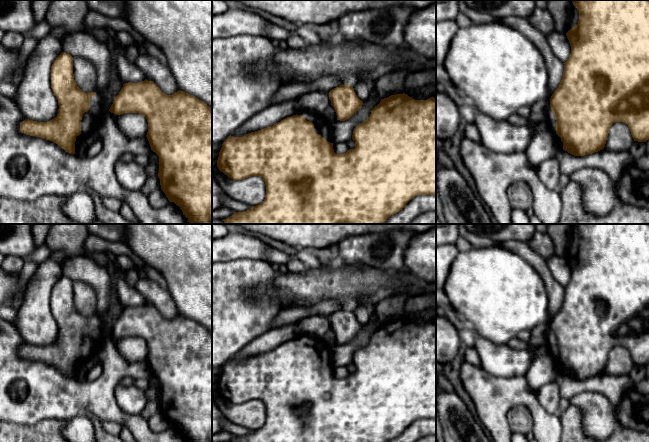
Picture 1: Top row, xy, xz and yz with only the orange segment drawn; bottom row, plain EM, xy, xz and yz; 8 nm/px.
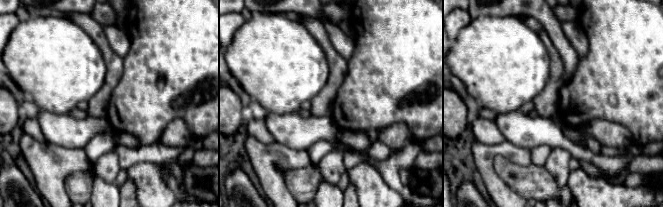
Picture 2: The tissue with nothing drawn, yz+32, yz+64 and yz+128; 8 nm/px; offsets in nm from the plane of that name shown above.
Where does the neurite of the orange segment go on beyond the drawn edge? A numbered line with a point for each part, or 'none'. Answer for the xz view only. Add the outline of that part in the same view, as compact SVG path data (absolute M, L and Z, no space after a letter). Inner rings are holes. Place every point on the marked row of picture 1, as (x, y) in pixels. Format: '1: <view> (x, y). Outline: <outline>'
1: xz (322, 126). Outline: M299 112L297 115L303 116L307 121L314 124L315 134L319 134L324 137L328 142L333 143L331 138L331 123L323 115L319 115L312 112Z

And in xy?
1: xy (91, 120). Outline: M97 91L96 95L90 98L89 110L83 114L81 120L81 134L76 137L75 143L98 131L106 111L100 92Z

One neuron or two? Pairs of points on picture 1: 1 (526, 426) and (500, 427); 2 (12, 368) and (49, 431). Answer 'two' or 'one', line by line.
1: two
2: two

